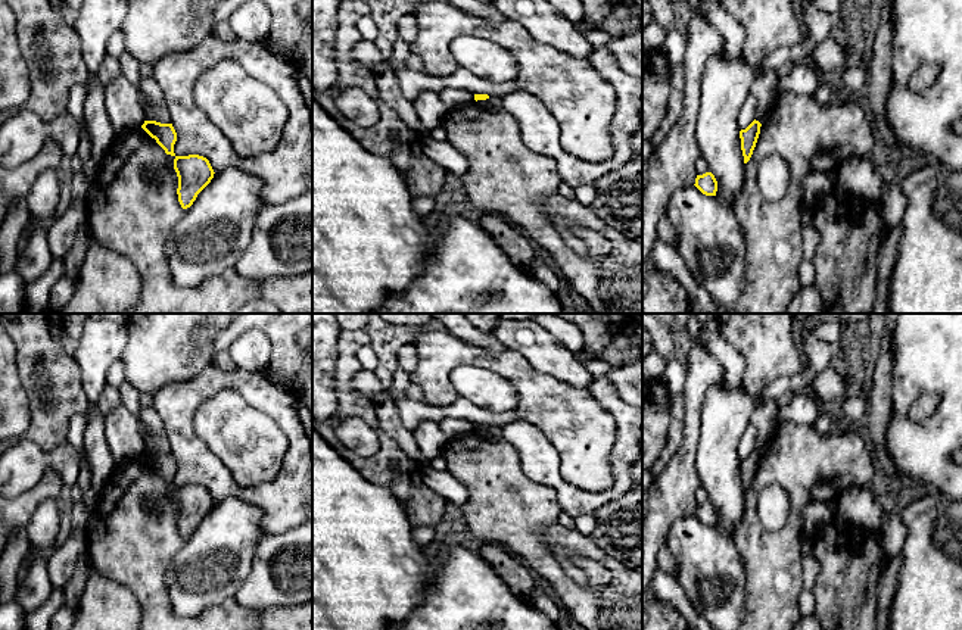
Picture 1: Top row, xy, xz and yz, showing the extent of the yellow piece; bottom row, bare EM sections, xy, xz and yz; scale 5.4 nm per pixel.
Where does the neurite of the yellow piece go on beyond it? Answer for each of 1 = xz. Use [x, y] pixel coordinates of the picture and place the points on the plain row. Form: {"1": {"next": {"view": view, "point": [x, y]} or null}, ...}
{"1": {"next": null}}

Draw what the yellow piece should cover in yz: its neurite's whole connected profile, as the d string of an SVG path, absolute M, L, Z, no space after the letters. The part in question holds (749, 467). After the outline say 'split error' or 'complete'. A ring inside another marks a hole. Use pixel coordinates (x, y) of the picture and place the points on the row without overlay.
M754 449L745 459L740 461L744 493L747 493L753 484L753 480L760 464L760 456L762 453Z; complete

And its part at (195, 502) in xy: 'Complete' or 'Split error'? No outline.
Complete

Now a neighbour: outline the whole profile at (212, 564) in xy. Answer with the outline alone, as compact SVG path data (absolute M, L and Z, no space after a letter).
M234 495L215 502L165 571L174 612L200 617L234 598L264 534L259 508Z

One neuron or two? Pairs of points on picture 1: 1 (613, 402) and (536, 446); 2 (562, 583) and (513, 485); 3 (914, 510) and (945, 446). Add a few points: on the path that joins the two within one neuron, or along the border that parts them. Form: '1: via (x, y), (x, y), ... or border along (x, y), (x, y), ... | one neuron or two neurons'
1: via (625, 446), (620, 483), (607, 496), (566, 490) | one neuron
2: via (539, 558), (525, 540), (513, 510) | one neuron
3: border along (922, 487), (931, 487), (946, 495) | two neurons

